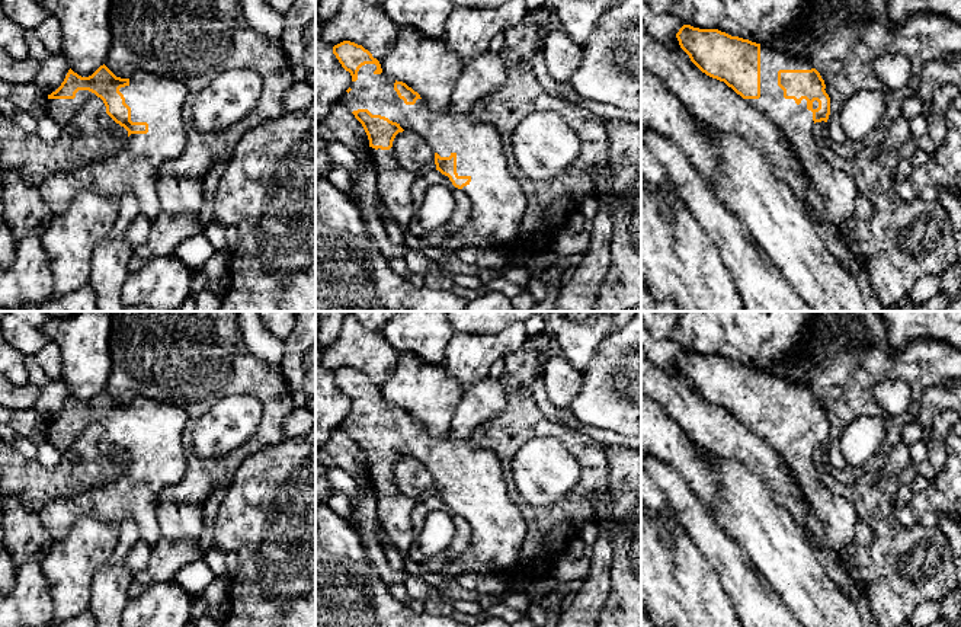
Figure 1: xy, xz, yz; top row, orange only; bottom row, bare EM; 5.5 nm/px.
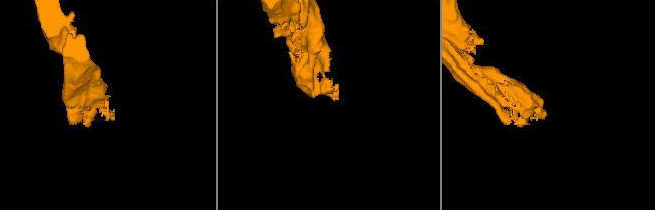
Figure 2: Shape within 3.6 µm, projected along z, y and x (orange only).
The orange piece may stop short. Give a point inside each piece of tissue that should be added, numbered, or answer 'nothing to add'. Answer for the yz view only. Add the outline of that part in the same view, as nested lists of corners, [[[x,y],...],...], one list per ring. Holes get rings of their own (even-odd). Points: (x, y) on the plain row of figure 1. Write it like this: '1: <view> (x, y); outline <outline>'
1: yz (835, 512); outline [[[760,372],[760,423],[746,425],[755,435],[763,438],[784,460],[797,477],[811,512],[823,525],[829,547],[836,551],[849,548],[855,543],[855,530],[859,516],[843,495],[830,492],[821,482],[813,460],[813,438],[807,426],[800,431],[785,425],[778,412],[779,396],[811,396],[810,386],[789,383],[784,378]]]

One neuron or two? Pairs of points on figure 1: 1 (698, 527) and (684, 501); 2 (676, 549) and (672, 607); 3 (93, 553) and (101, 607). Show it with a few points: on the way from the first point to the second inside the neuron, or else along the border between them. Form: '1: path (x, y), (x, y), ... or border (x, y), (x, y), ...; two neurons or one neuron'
1: path (698, 521), (686, 506); one neuron
2: path (672, 563), (672, 592); one neuron
3: border (106, 562), (93, 576), (89, 604); two neurons

